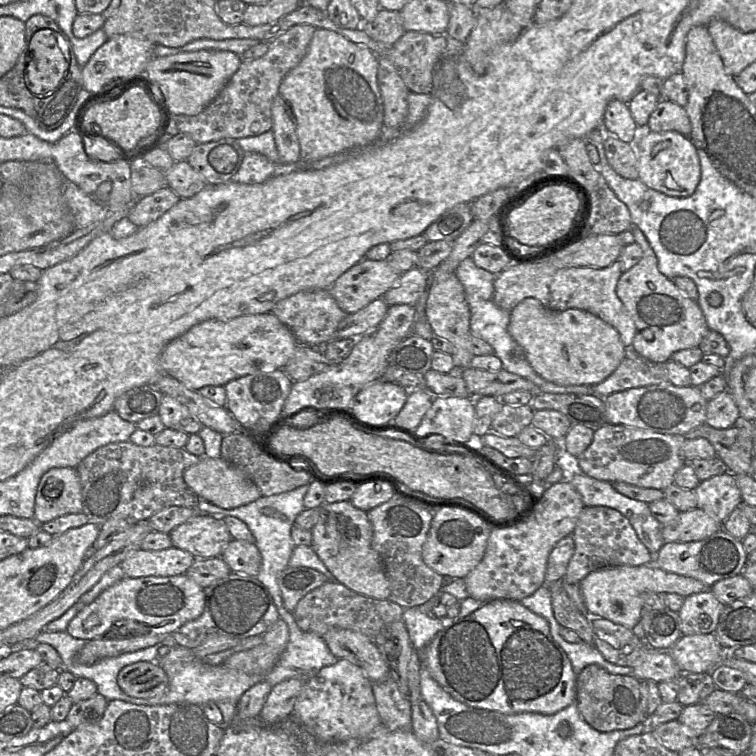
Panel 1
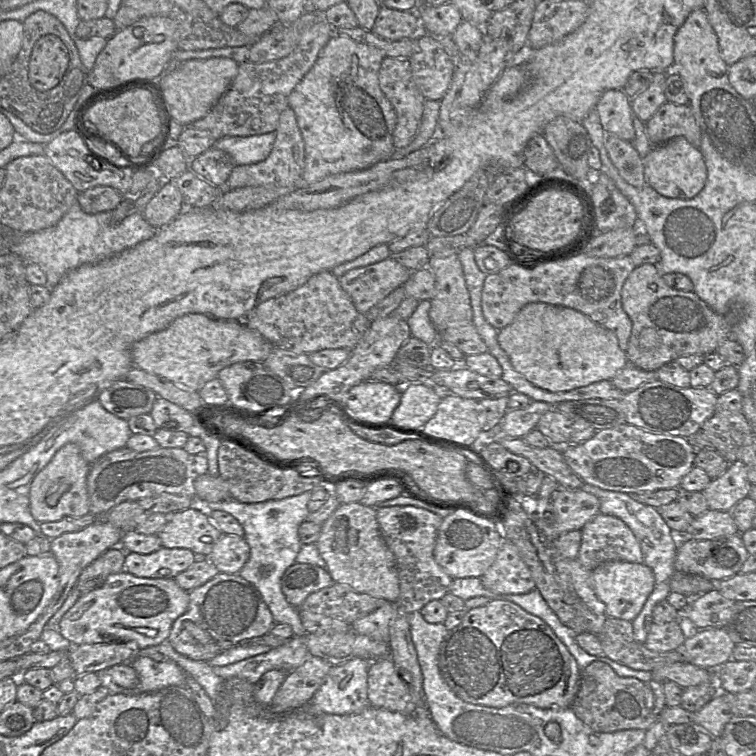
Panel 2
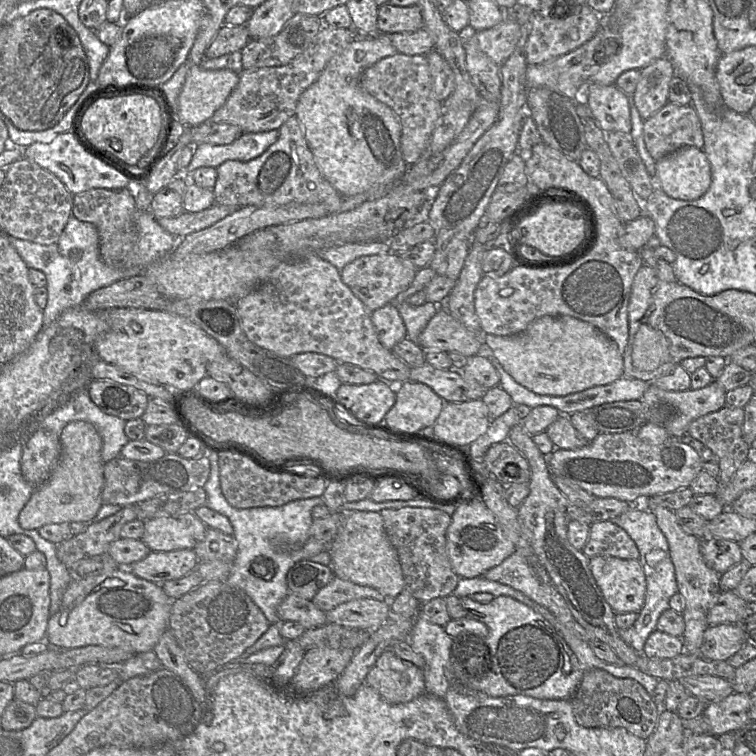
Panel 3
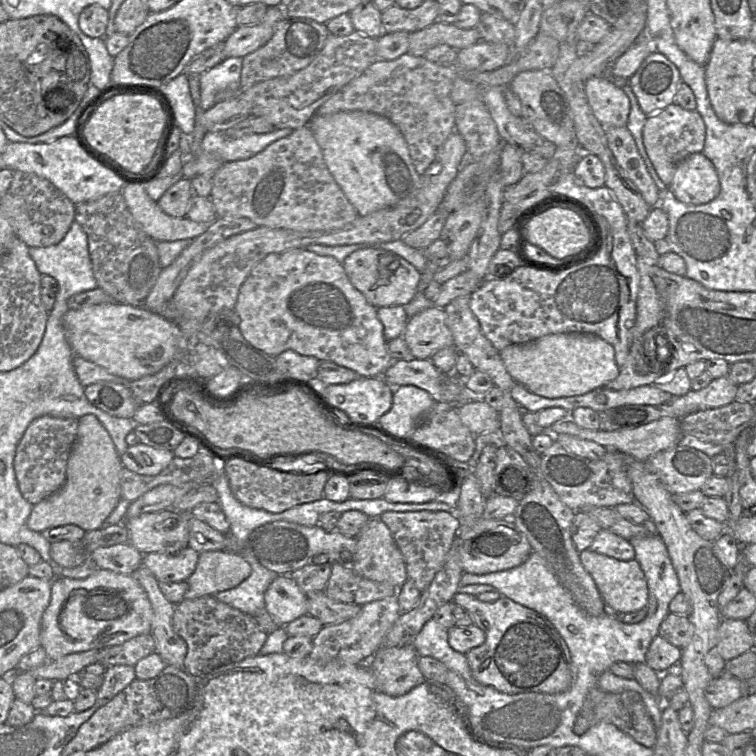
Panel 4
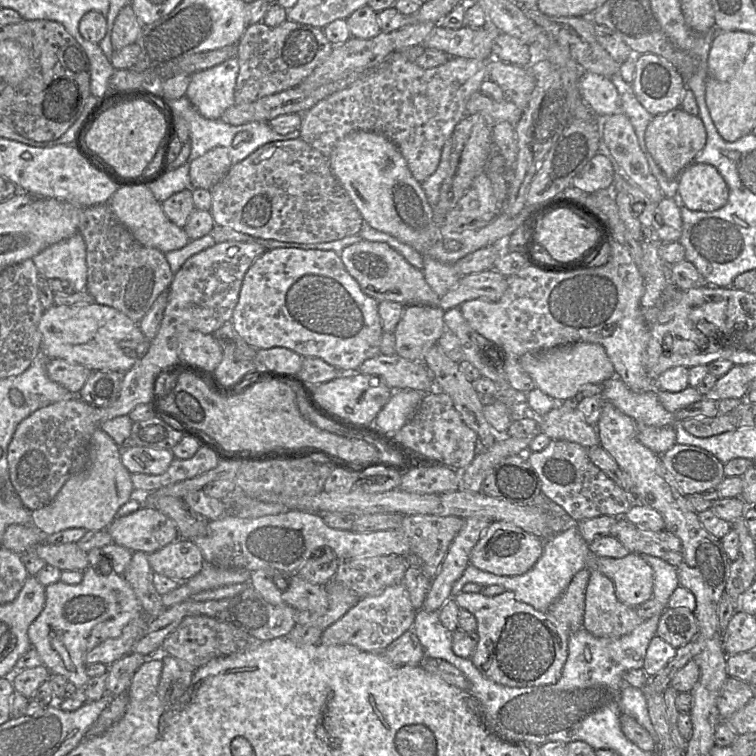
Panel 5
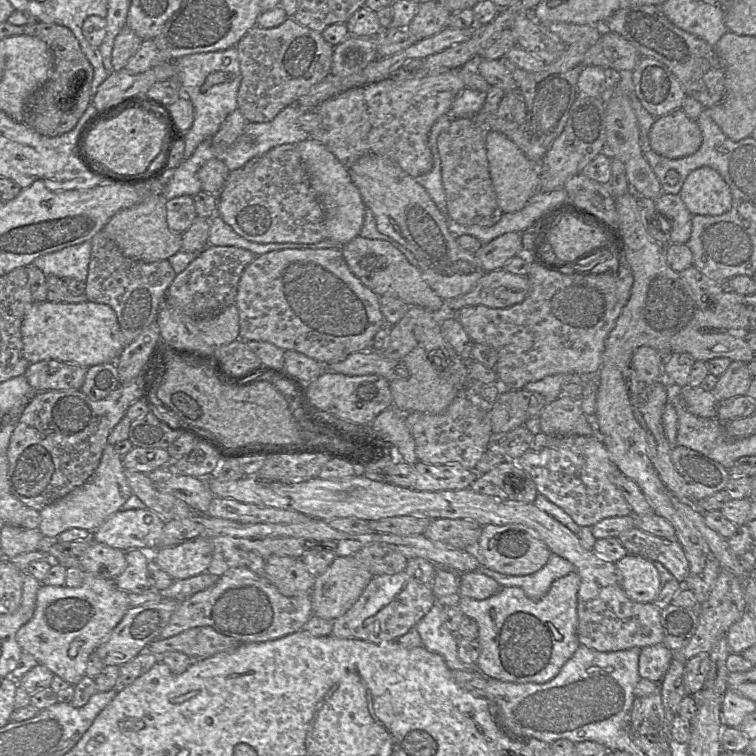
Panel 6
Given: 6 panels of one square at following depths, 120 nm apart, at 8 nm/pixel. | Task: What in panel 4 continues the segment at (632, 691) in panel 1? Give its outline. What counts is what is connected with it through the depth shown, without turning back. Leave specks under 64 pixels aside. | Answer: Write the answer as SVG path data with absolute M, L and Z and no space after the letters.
M598 687L592 689L586 697L583 707L576 717L573 731L582 735L592 726L600 723L614 724L637 743L652 748L656 743L656 728L639 693L631 690L620 693L608 693Z

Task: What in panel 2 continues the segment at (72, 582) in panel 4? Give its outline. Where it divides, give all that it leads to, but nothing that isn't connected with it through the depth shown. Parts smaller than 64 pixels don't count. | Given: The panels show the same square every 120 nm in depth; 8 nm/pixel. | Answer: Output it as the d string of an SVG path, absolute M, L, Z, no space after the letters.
M127 571L112 574L102 585L83 593L65 613L58 624L59 633L73 645L110 642L135 642L137 649L158 645L167 640L174 621L189 606L189 592L183 590L174 579L151 579L134 576Z

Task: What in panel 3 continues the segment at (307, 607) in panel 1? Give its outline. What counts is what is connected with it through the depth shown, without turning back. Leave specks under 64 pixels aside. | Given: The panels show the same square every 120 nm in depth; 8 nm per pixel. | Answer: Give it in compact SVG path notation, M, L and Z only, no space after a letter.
M334 575L331 581L321 588L311 601L317 608L327 612L340 604L360 598L372 598L388 602L391 600L375 588L361 586Z

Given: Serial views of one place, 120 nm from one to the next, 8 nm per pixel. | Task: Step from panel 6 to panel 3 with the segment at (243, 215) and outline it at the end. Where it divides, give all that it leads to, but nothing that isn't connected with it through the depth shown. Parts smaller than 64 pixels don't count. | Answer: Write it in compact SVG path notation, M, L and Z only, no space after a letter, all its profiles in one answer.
M296 115L287 119L277 130L279 137L264 153L249 160L227 160L217 167L217 179L213 188L215 203L236 207L267 207L289 202L323 204L333 212L340 212L342 195L322 176L304 136L303 127Z

